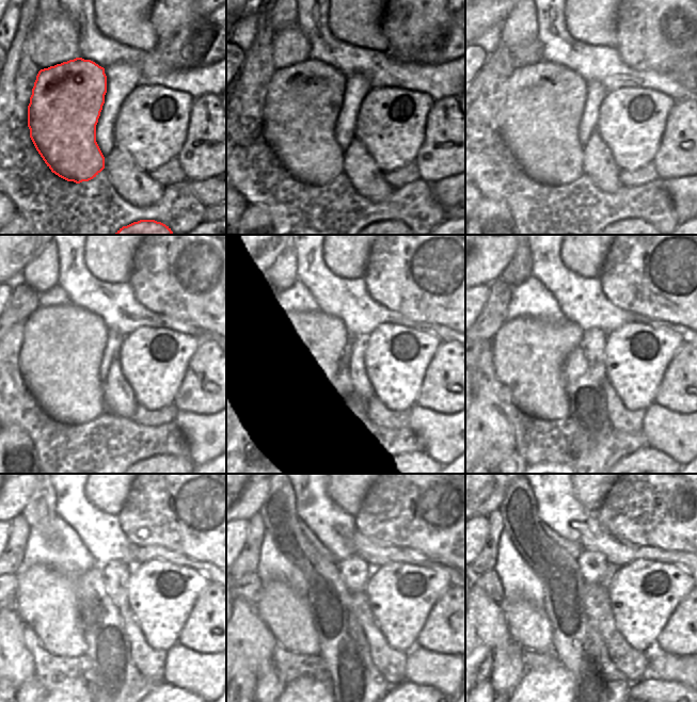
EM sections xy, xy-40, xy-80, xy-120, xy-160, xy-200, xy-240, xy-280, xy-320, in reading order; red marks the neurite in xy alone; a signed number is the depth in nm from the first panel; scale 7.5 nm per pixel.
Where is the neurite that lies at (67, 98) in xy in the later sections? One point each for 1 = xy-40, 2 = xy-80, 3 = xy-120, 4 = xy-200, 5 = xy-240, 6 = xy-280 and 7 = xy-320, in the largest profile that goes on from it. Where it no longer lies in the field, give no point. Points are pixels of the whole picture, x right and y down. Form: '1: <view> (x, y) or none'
1: xy-40 (303, 100)
2: xy-80 (543, 102)
3: xy-120 (60, 359)
4: xy-200 (528, 353)
5: xy-240 (45, 601)
6: xy-280 (286, 613)
7: xy-320 (528, 626)

